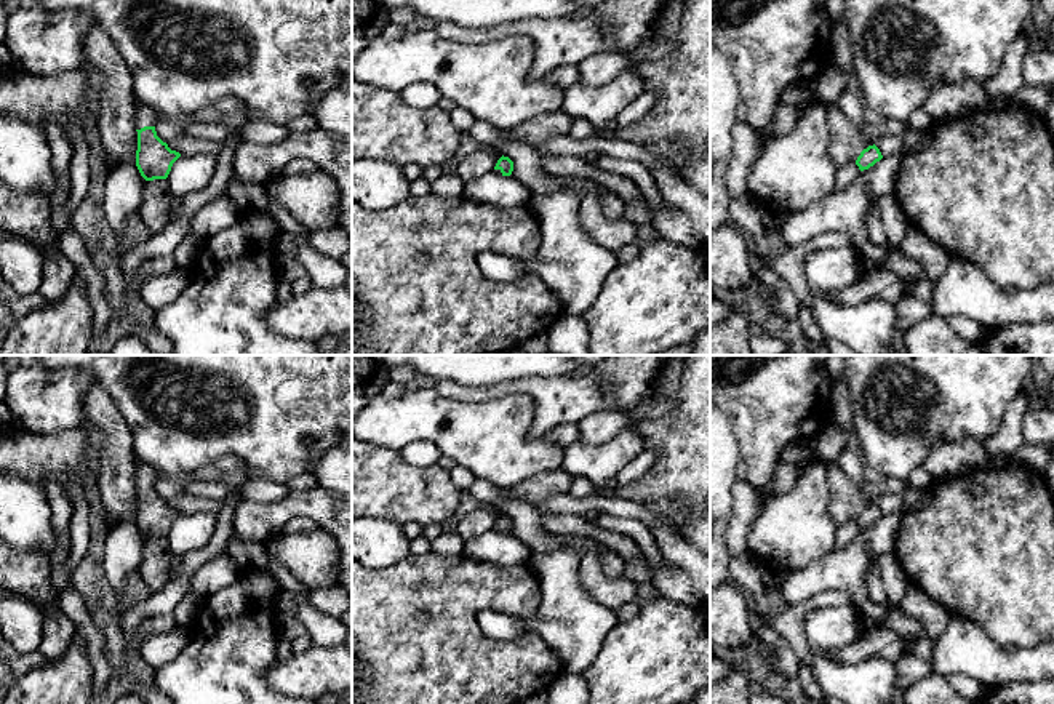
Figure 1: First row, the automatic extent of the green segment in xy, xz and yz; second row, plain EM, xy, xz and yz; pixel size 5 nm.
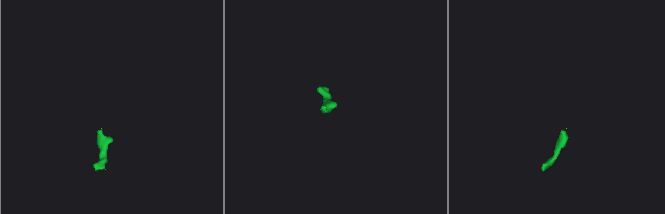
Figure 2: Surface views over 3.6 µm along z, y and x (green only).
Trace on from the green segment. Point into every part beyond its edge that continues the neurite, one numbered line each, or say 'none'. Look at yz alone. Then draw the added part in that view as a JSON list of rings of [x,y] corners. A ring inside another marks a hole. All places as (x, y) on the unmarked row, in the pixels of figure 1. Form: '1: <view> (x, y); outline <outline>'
none

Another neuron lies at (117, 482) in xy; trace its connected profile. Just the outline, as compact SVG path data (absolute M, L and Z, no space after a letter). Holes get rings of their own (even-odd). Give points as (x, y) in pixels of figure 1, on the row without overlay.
M96 381L85 392L83 413L101 435L99 493L109 523L136 522L136 458L130 424Z

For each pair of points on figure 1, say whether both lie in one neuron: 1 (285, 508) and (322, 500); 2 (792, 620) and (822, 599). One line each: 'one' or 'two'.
1: one
2: one

